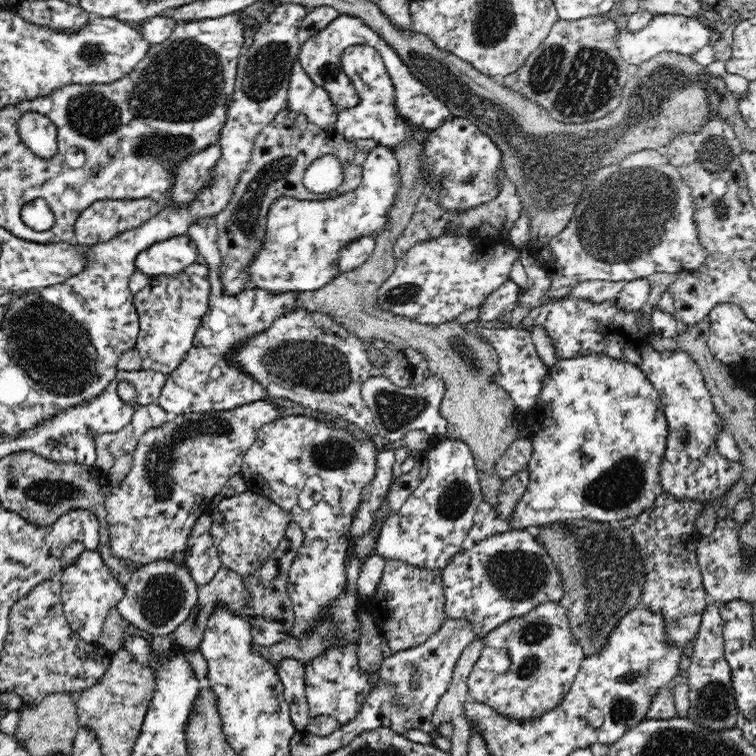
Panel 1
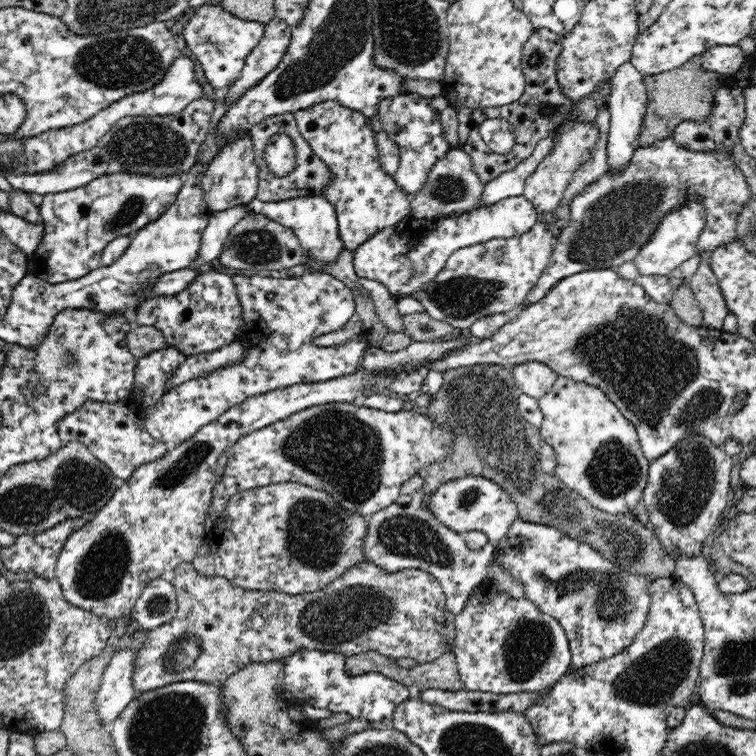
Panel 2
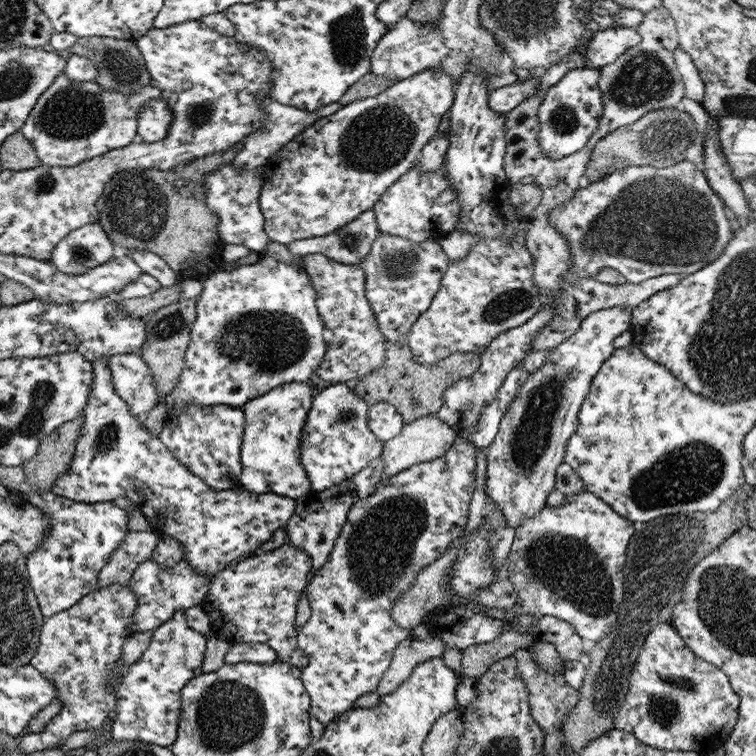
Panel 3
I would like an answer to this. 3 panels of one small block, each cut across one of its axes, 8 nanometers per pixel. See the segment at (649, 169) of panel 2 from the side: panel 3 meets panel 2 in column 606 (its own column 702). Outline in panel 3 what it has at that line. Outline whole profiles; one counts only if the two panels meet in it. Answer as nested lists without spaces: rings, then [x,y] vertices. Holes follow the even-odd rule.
[[[686,159],[664,168],[627,166],[598,182],[584,183],[574,193],[573,199],[558,205],[549,214],[549,223],[557,226],[569,244],[573,267],[563,274],[562,281],[570,284],[582,278],[594,279],[603,268],[617,270],[632,284],[662,274],[692,274],[720,256],[733,237],[735,226],[724,215],[722,199],[709,185],[705,174]]]

